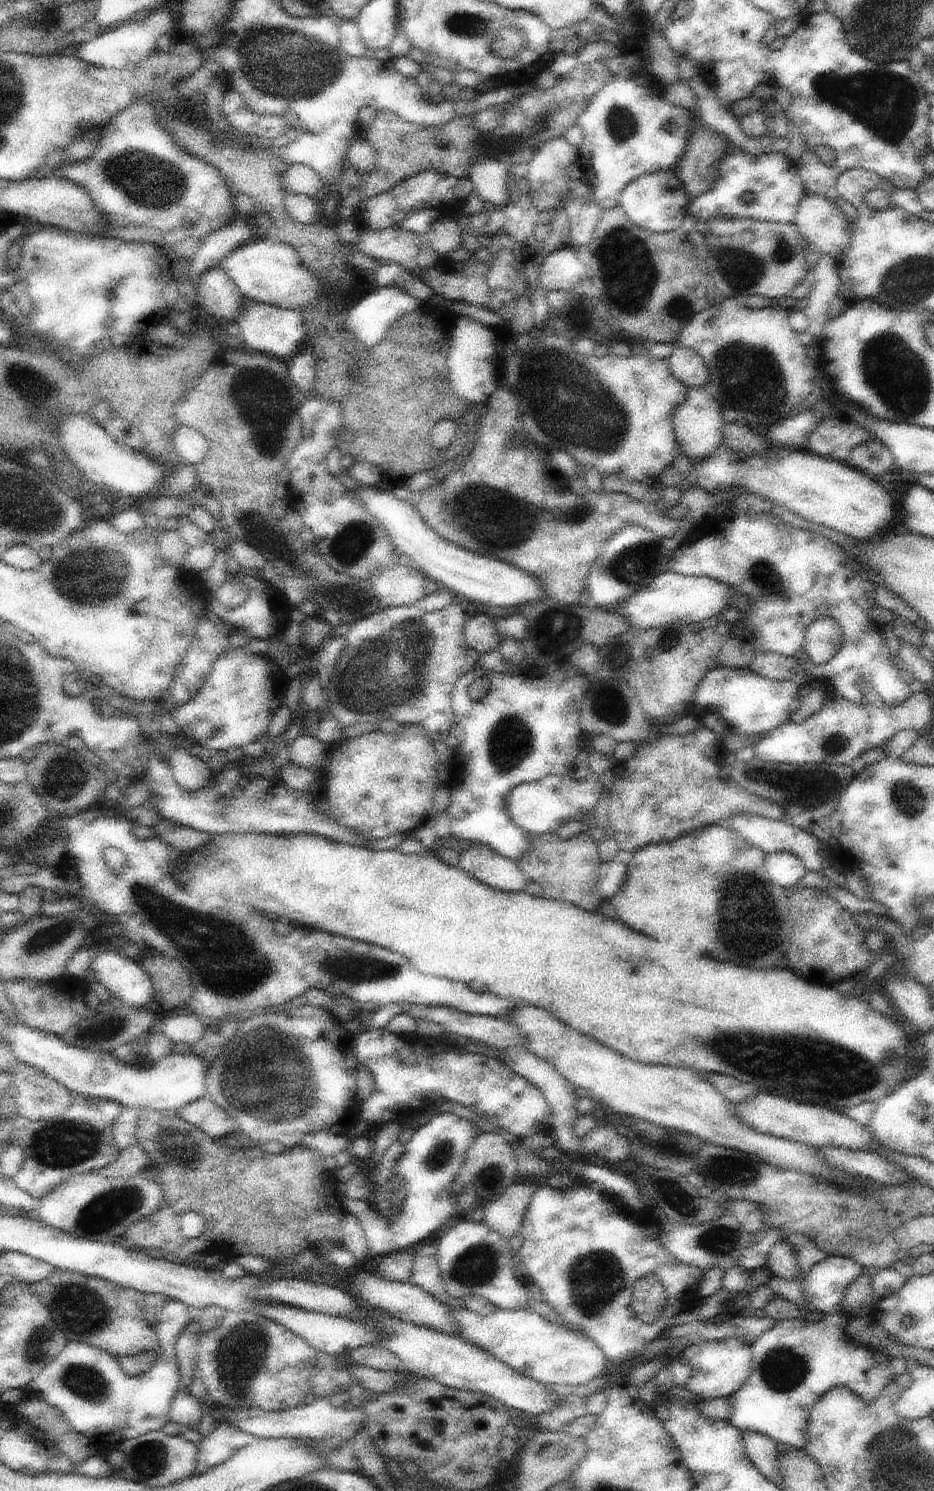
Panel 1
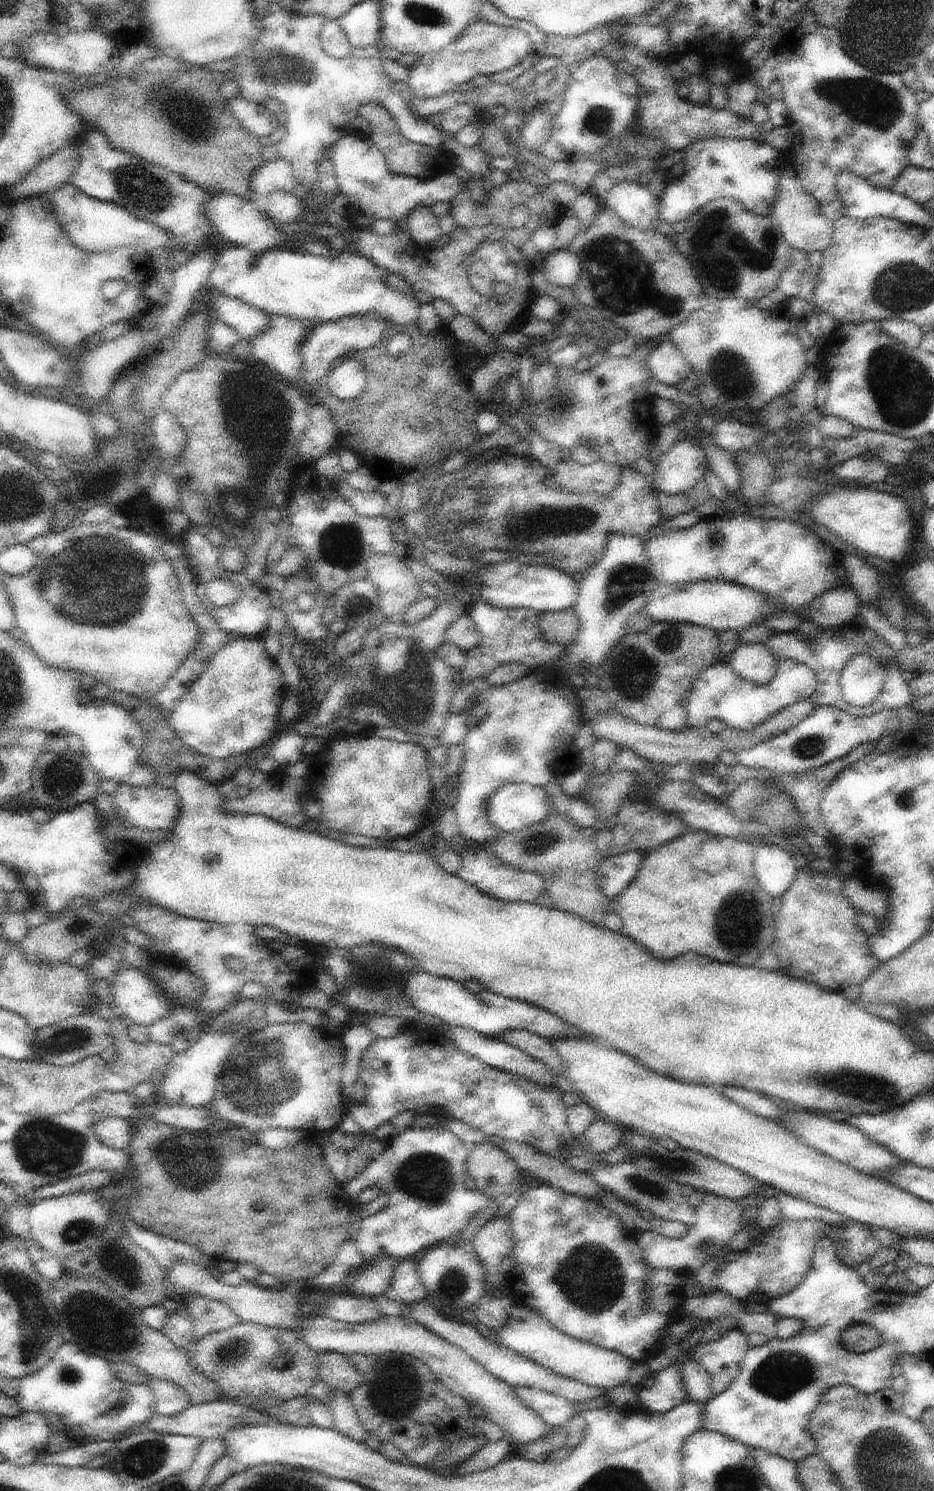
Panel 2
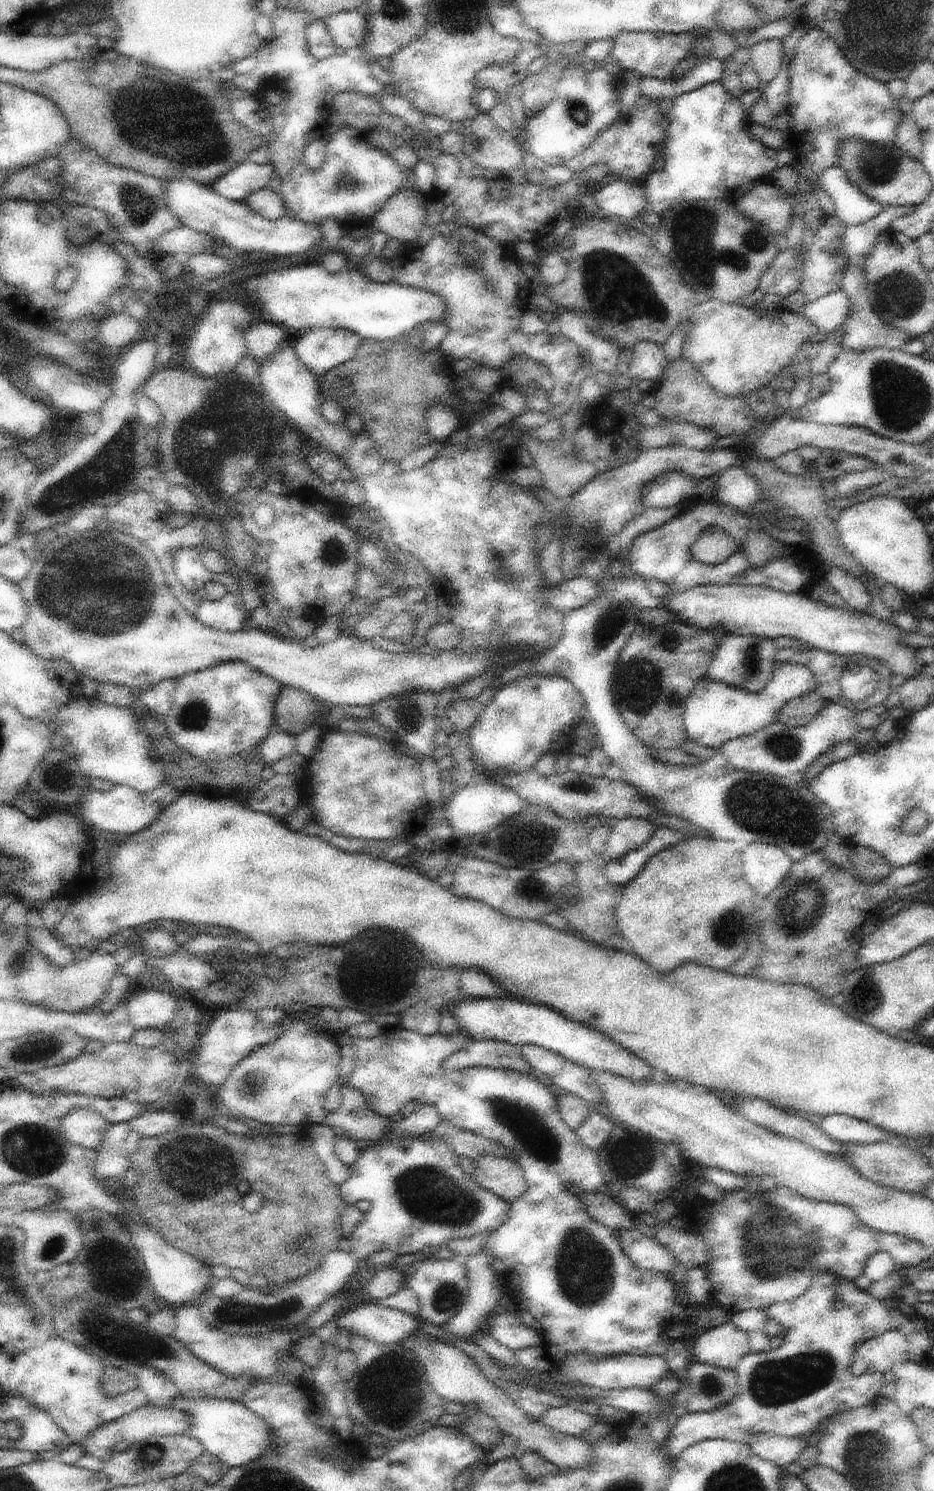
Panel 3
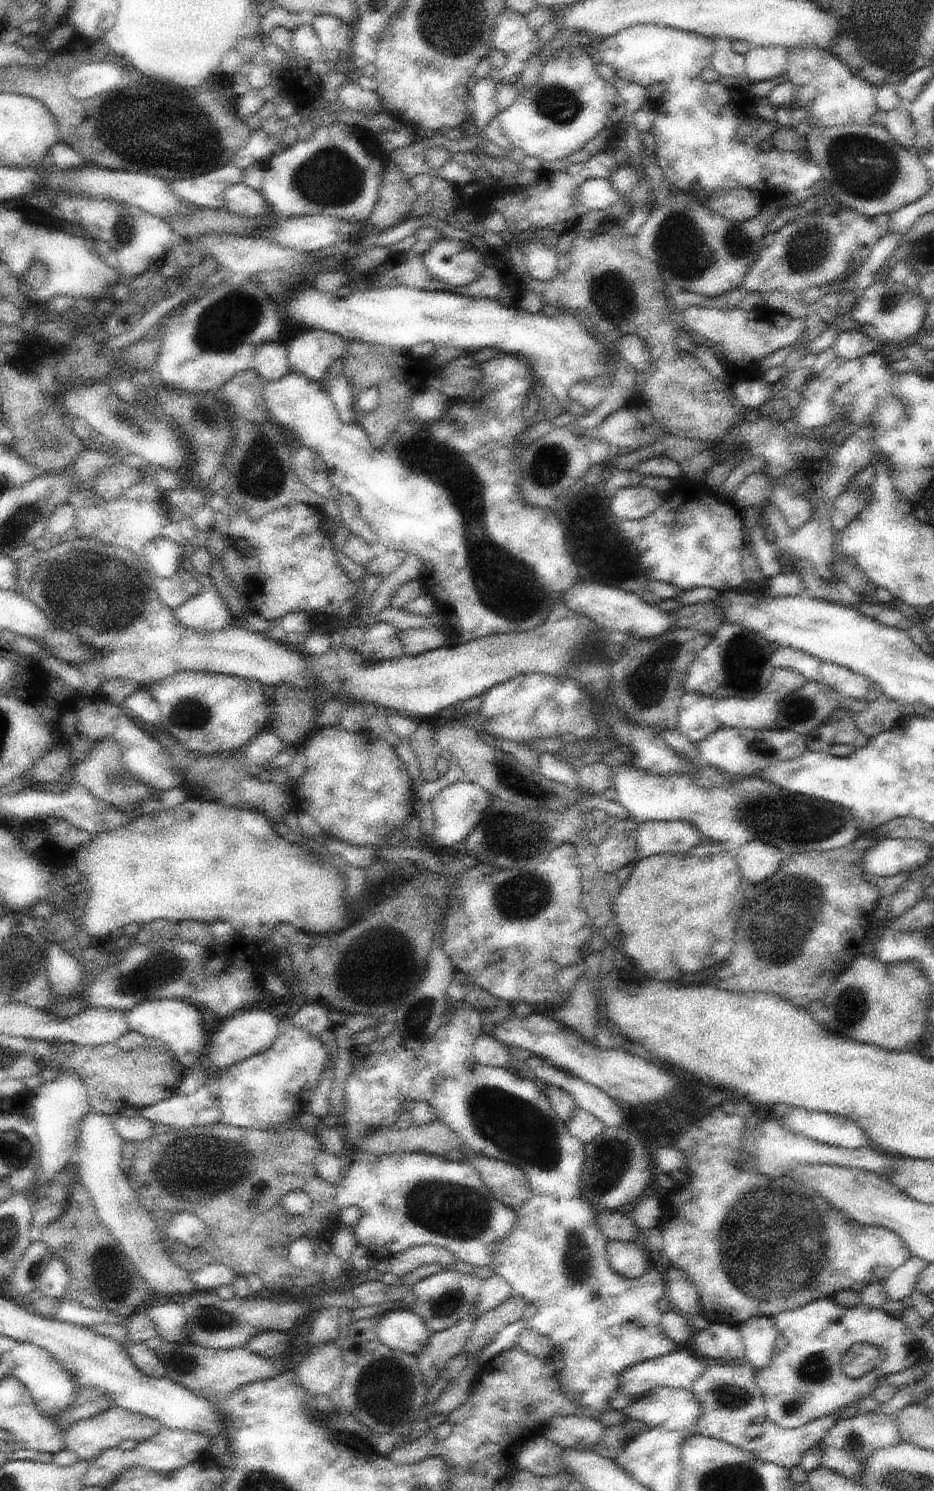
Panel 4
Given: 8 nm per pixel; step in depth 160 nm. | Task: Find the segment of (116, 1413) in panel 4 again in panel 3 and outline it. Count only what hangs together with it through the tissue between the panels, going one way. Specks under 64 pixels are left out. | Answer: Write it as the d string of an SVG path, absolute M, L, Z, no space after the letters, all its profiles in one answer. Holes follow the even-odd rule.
M149 1402L146 1406L124 1415L118 1420L109 1422L107 1425L102 1425L97 1431L94 1431L94 1434L90 1435L88 1440L83 1441L82 1446L86 1454L98 1457L105 1463L111 1457L111 1450L114 1448L114 1445L117 1442L122 1442L122 1440L128 1440L128 1442L133 1443L140 1439L148 1440L149 1437L190 1435L191 1430L191 1418L185 1410L174 1407L159 1407Z

